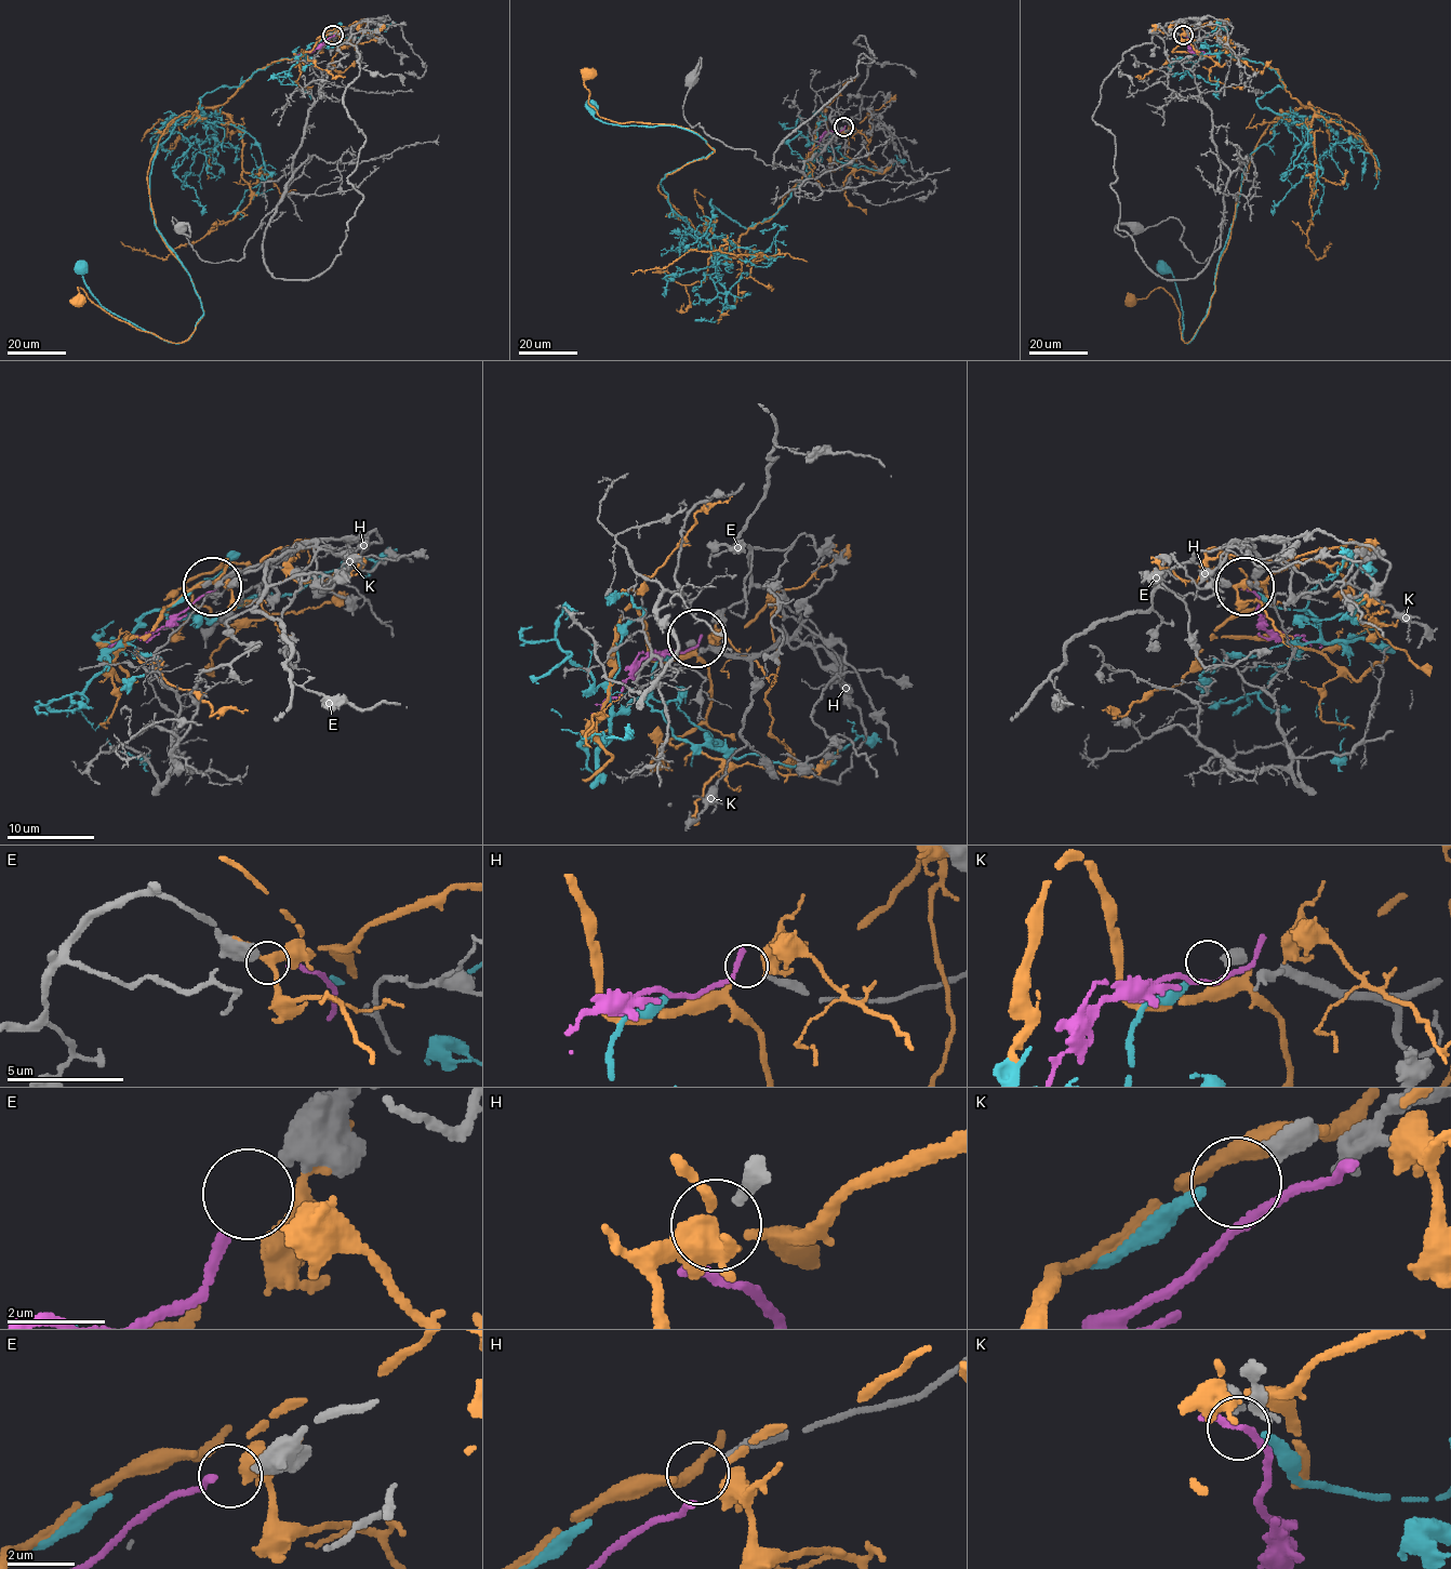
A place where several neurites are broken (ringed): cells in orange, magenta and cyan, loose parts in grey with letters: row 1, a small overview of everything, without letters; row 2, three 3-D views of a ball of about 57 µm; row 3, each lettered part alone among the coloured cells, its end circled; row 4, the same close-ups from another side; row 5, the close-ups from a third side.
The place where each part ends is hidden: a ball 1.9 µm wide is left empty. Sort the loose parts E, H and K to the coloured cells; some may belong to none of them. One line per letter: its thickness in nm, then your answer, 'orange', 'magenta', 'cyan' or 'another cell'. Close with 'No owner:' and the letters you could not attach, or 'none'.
E: 500 nm | magenta
H: 190 nm | another cell
K: 480 nm | another cell
No owner: H, K

